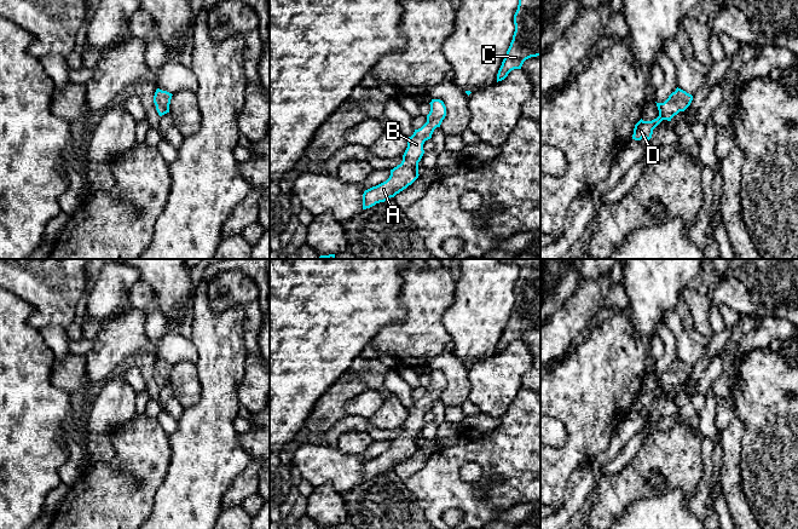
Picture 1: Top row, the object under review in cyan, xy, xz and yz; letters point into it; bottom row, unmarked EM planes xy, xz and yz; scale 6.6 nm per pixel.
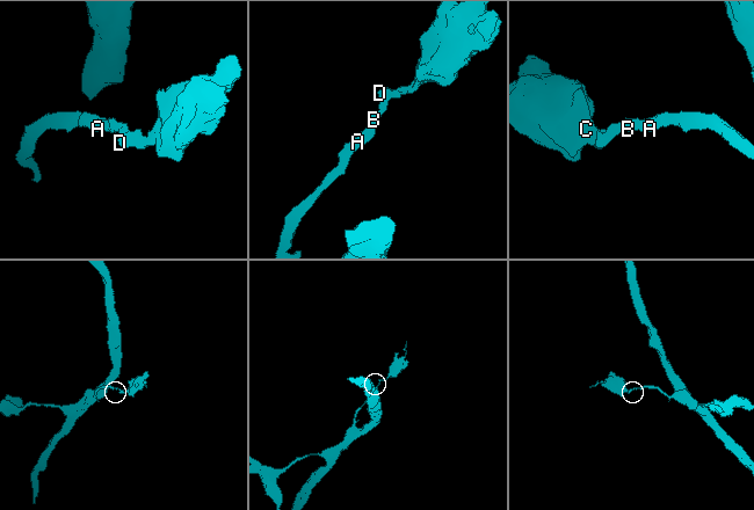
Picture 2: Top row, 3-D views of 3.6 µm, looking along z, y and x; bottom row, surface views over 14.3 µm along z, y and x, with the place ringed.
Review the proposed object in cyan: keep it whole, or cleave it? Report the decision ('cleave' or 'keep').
keep

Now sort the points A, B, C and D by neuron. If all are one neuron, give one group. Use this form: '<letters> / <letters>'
A B C D

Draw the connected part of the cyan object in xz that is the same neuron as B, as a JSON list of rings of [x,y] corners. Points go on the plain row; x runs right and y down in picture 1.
[[[432,370],[429,375],[430,383],[427,386],[427,393],[407,409],[407,419],[401,435],[391,441],[391,447],[386,453],[364,462],[363,481],[394,468],[418,449],[418,433],[424,425],[423,415],[432,409],[434,401],[440,398],[446,387],[446,378],[443,372]]]

